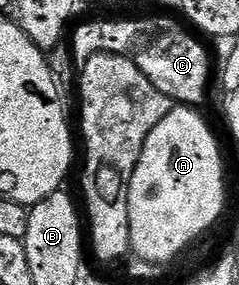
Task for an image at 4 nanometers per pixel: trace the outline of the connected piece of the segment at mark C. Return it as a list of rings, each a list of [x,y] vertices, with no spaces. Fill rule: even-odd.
[[[143,17],[140,21],[91,21],[88,25],[77,25],[69,37],[76,62],[88,61],[94,53],[116,53],[137,63],[145,71],[145,79],[161,95],[169,95],[171,102],[183,107],[203,107],[206,103],[207,88],[211,85],[211,57],[198,41],[200,38],[194,32],[186,33],[173,18]]]

